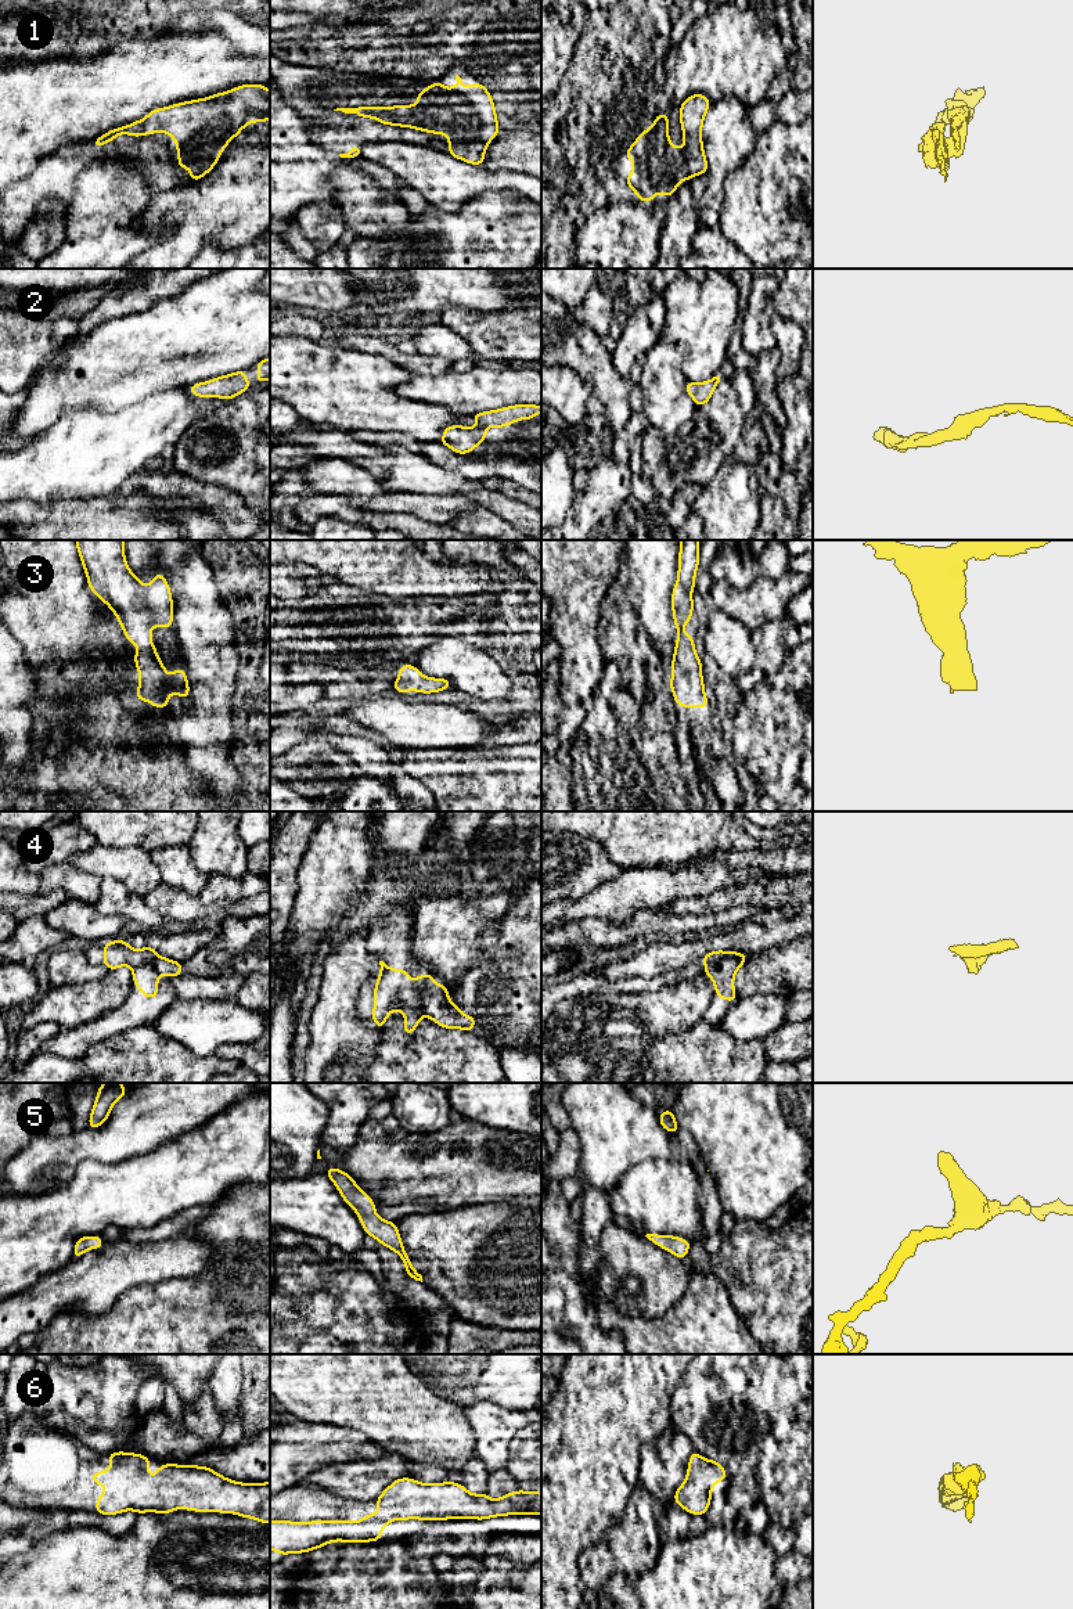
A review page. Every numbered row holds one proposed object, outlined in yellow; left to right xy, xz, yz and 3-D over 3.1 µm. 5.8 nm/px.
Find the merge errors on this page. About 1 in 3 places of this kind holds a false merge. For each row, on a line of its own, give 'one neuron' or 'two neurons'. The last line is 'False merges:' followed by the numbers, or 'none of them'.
1: one neuron
2: one neuron
3: one neuron
4: two neurons
5: one neuron
6: one neuron
False merges: 4

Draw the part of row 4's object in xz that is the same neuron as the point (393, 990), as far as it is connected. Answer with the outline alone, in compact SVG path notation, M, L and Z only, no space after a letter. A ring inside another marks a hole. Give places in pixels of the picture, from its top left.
M379 961L381 972L374 990L374 1012L371 1019L379 1030L384 1030L384 1022L390 1012L400 1009L404 1014L404 1033L411 1036L418 1026L422 1009L422 991L426 989L429 973L422 973L414 980L408 979L404 969L392 969L384 961Z

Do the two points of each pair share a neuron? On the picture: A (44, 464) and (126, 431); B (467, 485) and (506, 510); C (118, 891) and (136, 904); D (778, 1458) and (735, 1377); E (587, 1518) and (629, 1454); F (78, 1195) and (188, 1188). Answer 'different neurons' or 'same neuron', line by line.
A: same neuron
B: same neuron
C: same neuron
D: same neuron
E: same neuron
F: same neuron

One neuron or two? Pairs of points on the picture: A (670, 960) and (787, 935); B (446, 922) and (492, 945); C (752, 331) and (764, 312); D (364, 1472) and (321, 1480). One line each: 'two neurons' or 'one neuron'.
A: one neuron
B: two neurons
C: one neuron
D: one neuron

